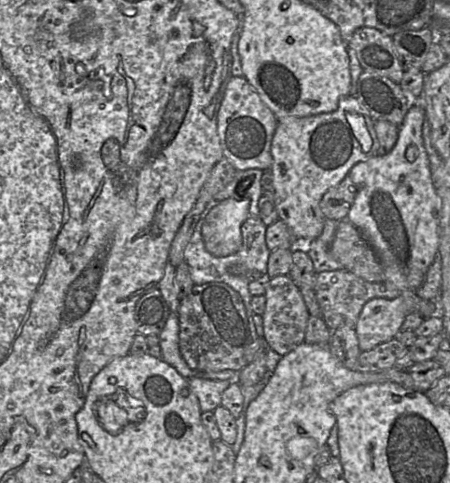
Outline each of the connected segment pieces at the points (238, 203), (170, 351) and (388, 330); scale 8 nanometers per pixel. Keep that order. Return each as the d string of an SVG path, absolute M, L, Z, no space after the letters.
M248 169L236 171L234 178L221 191L219 191L206 205L200 219L194 229L194 232L185 249L184 261L189 265L189 271L194 284L202 285L209 282L223 282L239 293L245 305L249 329L252 340L259 338L253 321L254 312L251 307L252 295L248 286L250 281L244 276L235 276L227 271L230 265L245 265L249 270L258 270L263 275L267 273L267 263L271 251L268 249L265 241L265 232L267 226L263 223L258 202L263 192L261 185L261 169Z
M170 312L165 326L159 334L159 346L162 350L162 360L174 367L186 379L195 377L209 380L229 380L239 374L233 370L220 372L203 372L191 369L184 361L179 349L178 314Z
M401 297L369 300L355 325L359 349L369 351L392 340L401 331L404 320L404 301Z

